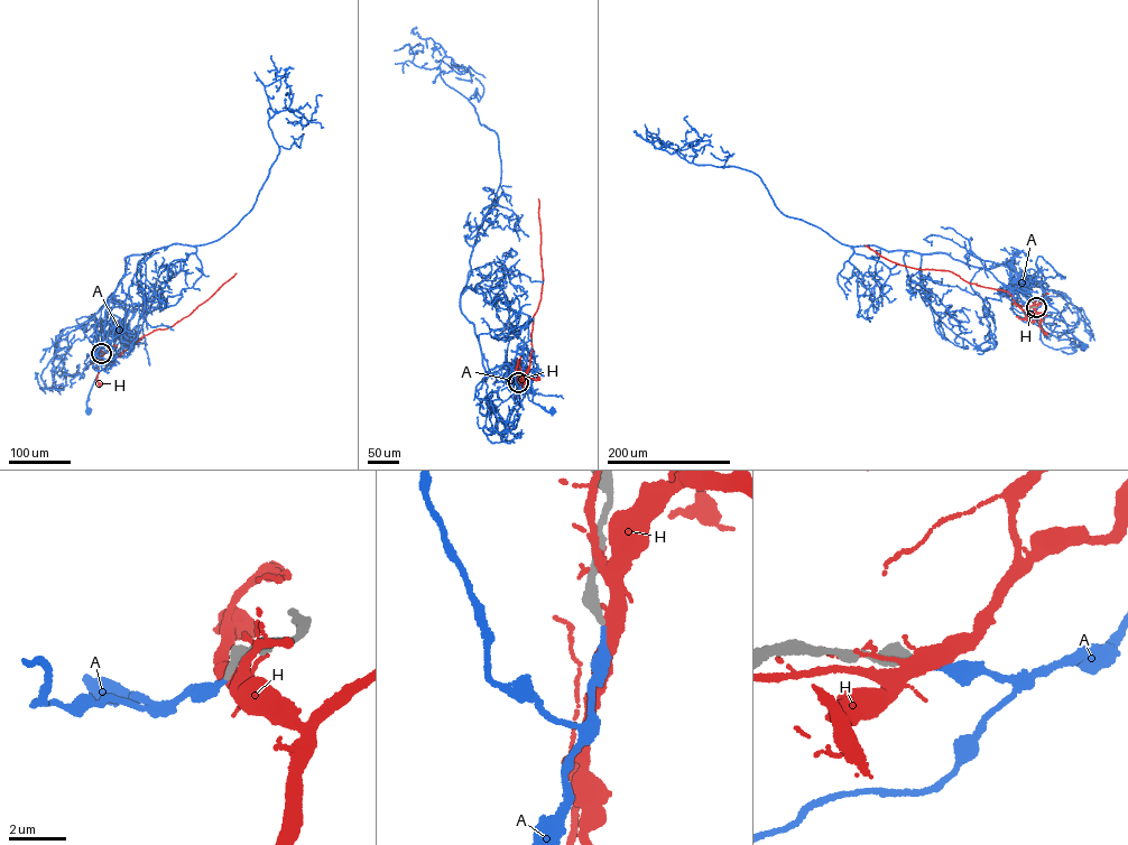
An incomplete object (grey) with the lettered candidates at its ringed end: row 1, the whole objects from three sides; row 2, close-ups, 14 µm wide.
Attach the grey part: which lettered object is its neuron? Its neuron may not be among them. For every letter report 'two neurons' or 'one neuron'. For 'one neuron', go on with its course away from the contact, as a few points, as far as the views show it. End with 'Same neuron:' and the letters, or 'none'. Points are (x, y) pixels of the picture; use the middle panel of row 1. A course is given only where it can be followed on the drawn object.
A: one neuron | via (518, 382), (497, 407), (486, 404), (486, 372), (501, 377), (521, 370), (530, 379), (532, 401), (553, 411)
H: two neurons
Same neuron: A

